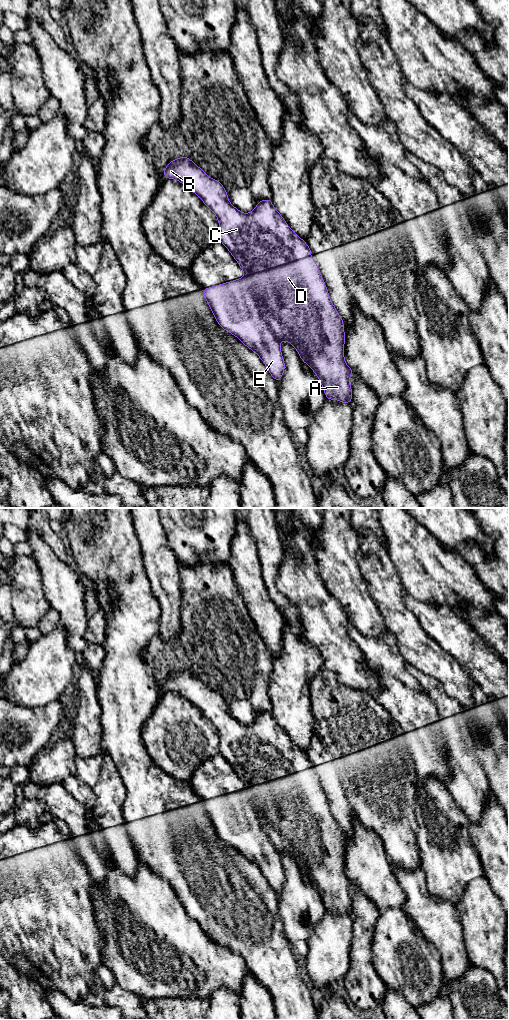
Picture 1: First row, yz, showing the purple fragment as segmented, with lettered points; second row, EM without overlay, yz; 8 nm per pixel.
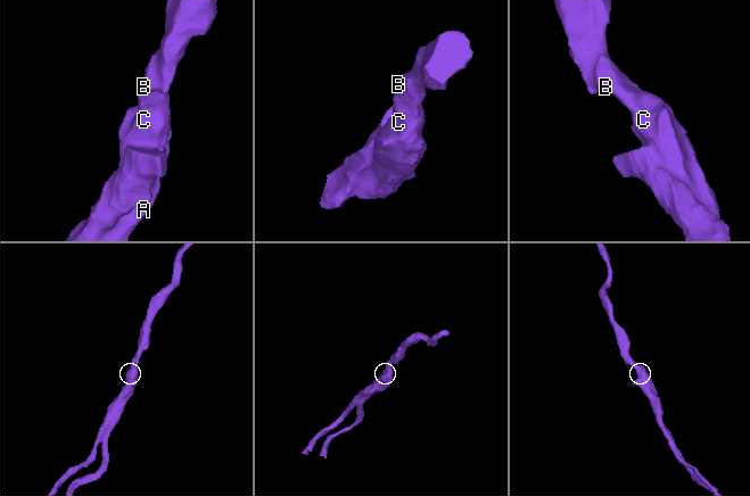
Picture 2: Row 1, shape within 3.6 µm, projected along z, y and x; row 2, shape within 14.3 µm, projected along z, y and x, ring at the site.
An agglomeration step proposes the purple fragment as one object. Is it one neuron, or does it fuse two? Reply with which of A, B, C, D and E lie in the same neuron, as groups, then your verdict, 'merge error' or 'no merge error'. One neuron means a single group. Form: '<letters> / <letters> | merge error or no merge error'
A B C D / E | merge error

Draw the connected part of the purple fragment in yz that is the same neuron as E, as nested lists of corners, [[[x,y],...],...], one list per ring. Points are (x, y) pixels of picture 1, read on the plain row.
[[[249,788],[203,800],[203,807],[218,837],[237,849],[247,860],[255,864],[265,876],[275,893],[280,893],[285,883],[280,853],[263,831],[250,801]]]

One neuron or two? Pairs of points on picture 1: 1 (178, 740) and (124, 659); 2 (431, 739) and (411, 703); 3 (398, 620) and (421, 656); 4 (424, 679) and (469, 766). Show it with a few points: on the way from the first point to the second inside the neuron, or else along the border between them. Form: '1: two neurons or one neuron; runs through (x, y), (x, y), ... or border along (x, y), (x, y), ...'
1: two neurons; border along (159, 698), (152, 713), (143, 725)
2: one neuron; runs through (422, 730), (418, 726), (417, 716), (414, 712)
3: one neuron; runs through (406, 629), (417, 647)
4: one neuron; runs through (442, 701), (450, 711), (459, 744)

